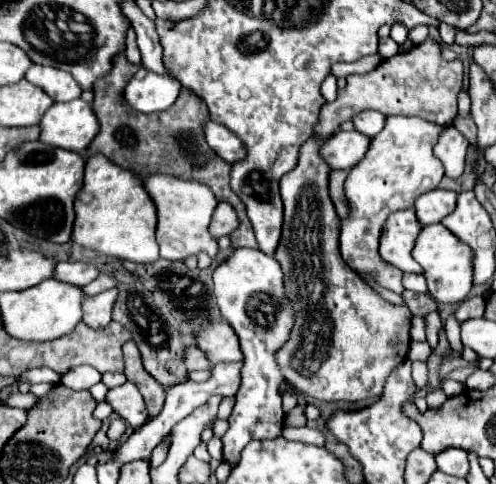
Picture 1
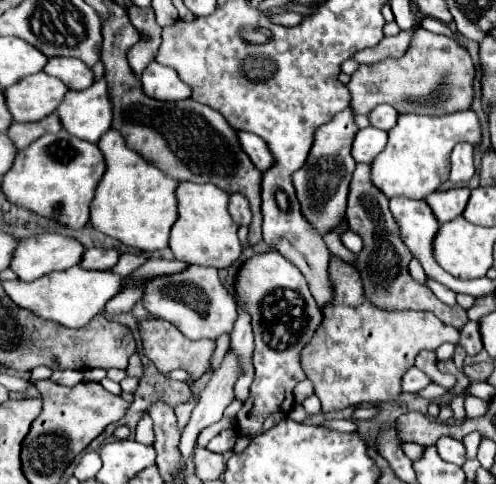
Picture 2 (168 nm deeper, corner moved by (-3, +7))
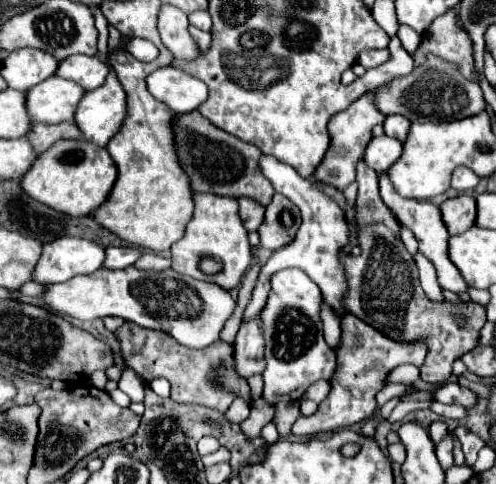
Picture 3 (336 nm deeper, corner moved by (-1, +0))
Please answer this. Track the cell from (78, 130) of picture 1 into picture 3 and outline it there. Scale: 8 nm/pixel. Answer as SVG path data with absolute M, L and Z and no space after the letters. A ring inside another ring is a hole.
M108 24L109 38L108 38L108 51L105 55L105 63L109 67L109 75L105 79L105 83L101 87L97 87L95 91L89 91L83 95L83 99L79 101L77 105L77 111L75 111L75 125L79 127L79 131L83 133L83 137L89 141L89 143L95 143L95 145L101 145L105 147L107 145L107 139L115 135L115 131L119 131L119 125L121 125L121 119L125 117L125 91L117 79L117 73L115 69L111 67L109 63L109 57L119 47L121 41L121 35L119 31Z

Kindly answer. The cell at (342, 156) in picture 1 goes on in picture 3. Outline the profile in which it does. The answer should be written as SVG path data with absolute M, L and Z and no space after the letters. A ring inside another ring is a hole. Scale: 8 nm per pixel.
M381 135L381 137L373 137L365 151L363 151L363 161L367 167L375 169L377 173L383 173L387 167L391 167L397 157L401 155L401 141Z

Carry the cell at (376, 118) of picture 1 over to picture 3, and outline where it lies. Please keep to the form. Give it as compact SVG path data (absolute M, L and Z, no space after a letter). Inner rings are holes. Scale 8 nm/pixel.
M387 115L383 121L383 129L387 137L395 137L399 141L405 141L405 135L409 131L409 121L401 115Z

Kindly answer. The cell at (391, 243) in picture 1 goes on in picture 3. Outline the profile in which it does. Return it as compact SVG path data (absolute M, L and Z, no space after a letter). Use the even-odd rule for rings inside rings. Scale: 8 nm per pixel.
M385 173L379 177L379 189L381 189L381 199L383 199L383 203L395 213L395 217L397 217L397 221L403 225L403 227L407 227L407 229L411 229L413 231L413 235L415 235L415 239L417 239L417 243L419 243L419 251L433 263L433 267L437 269L437 281L439 281L439 285L441 285L441 289L447 289L447 291L453 291L453 293L467 293L467 283L461 279L461 275L459 275L459 271L457 271L457 267L449 261L449 257L447 257L447 239L449 239L449 233L447 233L447 229L445 229L445 225L443 225L443 219L441 219L441 215L439 215L439 207L437 205L433 205L433 203L429 203L429 201L415 201L415 199L405 199L405 197L401 197L401 195L397 195L395 191L393 191L393 187L389 187L389 179L385 179Z

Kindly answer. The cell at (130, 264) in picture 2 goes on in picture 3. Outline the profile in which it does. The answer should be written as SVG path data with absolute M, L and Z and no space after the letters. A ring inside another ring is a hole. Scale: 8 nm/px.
M143 253L137 259L135 267L141 269L141 271L165 271L165 269L171 267L171 259L161 257L161 255L155 255L155 253Z

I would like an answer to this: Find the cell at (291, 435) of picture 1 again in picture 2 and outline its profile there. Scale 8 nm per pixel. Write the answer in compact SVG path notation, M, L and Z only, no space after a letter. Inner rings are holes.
M329 420L329 422L323 422L323 426L339 432L357 432L357 426L351 420Z

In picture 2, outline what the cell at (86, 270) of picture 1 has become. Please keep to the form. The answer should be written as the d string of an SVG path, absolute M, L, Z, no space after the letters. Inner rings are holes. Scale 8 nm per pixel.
M89 248L83 254L81 266L89 270L109 270L117 264L121 252L115 248Z

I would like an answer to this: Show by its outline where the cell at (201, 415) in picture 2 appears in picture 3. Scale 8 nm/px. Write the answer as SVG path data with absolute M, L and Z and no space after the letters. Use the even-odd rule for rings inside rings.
M253 319L253 323L241 325L237 339L233 343L233 359L235 359L235 373L243 379L249 379L251 375L257 375L265 369L263 339L257 319Z

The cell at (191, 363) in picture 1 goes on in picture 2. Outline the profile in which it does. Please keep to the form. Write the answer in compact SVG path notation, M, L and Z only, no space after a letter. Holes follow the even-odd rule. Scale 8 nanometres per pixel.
M141 320L139 334L143 340L143 354L157 366L159 372L171 372L175 368L181 368L189 372L187 382L193 384L211 370L211 354L215 350L213 340L187 340L175 326L167 324L165 320Z

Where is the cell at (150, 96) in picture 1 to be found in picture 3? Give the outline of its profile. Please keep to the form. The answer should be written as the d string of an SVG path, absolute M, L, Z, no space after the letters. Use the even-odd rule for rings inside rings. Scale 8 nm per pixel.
M163 67L147 77L149 93L175 113L193 111L207 99L205 83L175 67Z

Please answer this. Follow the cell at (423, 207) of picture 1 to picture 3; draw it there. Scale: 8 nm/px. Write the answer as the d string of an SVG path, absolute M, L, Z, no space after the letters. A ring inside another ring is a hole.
M459 195L459 197L447 199L445 203L439 205L439 209L441 209L441 217L449 235L459 235L467 231L469 227L473 227L473 219L477 213L473 197Z

